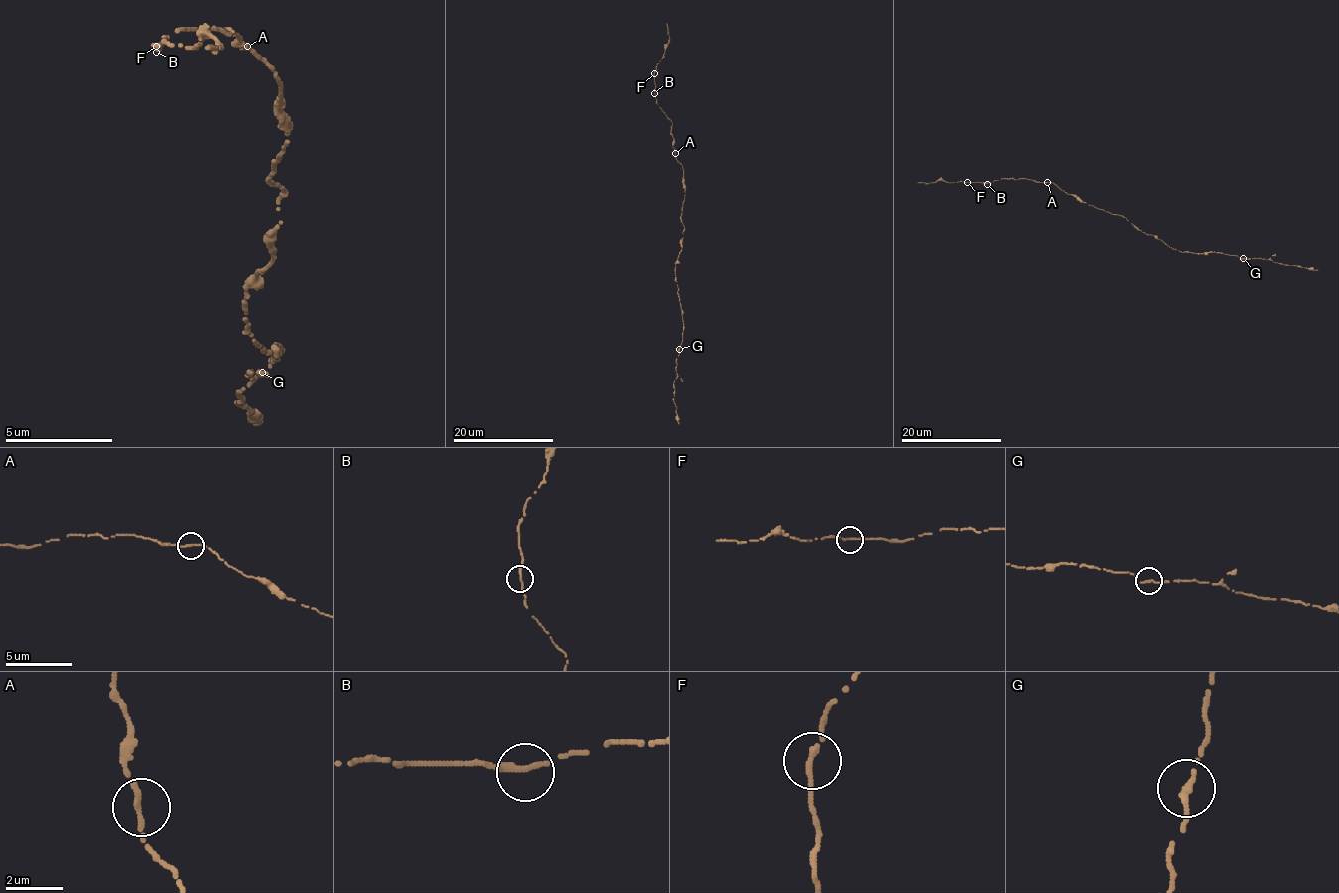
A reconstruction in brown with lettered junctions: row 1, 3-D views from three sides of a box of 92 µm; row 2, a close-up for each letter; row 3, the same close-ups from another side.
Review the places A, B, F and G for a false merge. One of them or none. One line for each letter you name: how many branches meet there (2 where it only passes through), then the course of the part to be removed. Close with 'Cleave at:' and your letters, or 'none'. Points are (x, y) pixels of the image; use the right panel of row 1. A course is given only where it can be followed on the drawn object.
Cleave at: none

